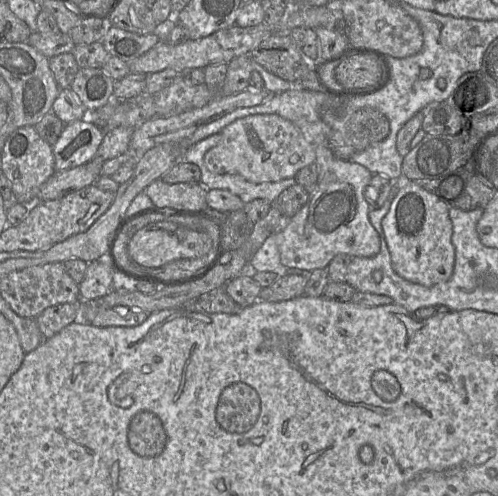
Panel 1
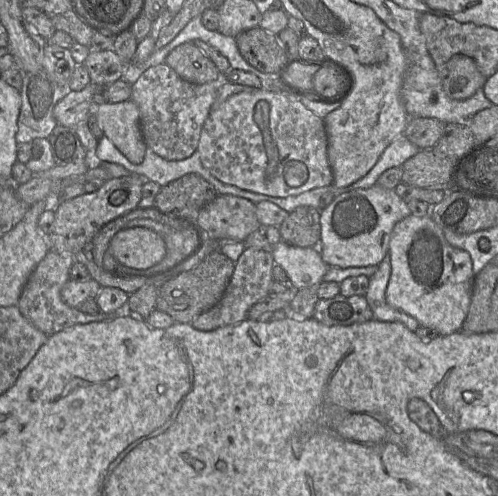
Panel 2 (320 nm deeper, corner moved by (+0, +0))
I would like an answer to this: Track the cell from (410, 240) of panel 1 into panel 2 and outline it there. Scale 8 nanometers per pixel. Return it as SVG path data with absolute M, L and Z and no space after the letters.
M430 214L424 217L409 215L393 228L389 241L391 275L385 293L389 306L417 320L421 327L429 328L446 336L461 330L467 316L475 275L470 255L451 246L444 231L433 221Z

